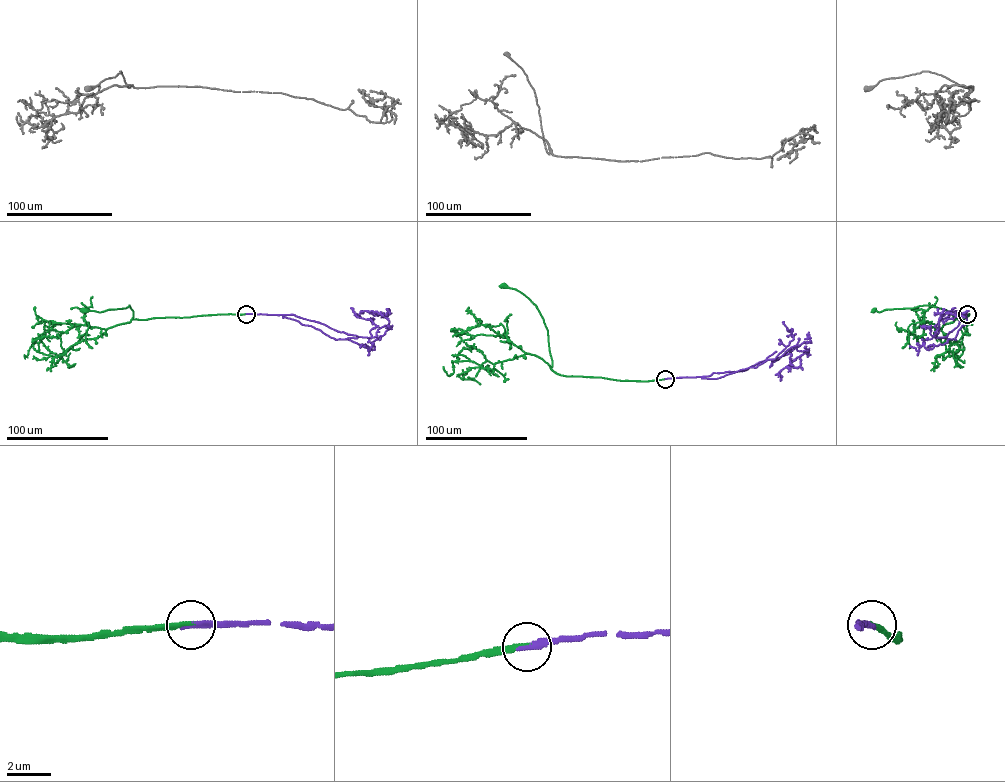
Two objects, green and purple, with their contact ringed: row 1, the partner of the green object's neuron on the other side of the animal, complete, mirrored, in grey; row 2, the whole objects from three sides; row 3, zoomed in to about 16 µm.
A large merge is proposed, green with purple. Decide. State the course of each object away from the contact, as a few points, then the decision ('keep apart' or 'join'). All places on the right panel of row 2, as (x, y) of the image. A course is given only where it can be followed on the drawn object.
green runs (966, 314), (969, 314), (963, 320), (956, 319), (947, 310), (925, 305), (879, 312), (874, 310); purple runs (966, 314), (961, 315), (959, 324), (946, 337), (934, 336), (946, 311), (969, 310); join

